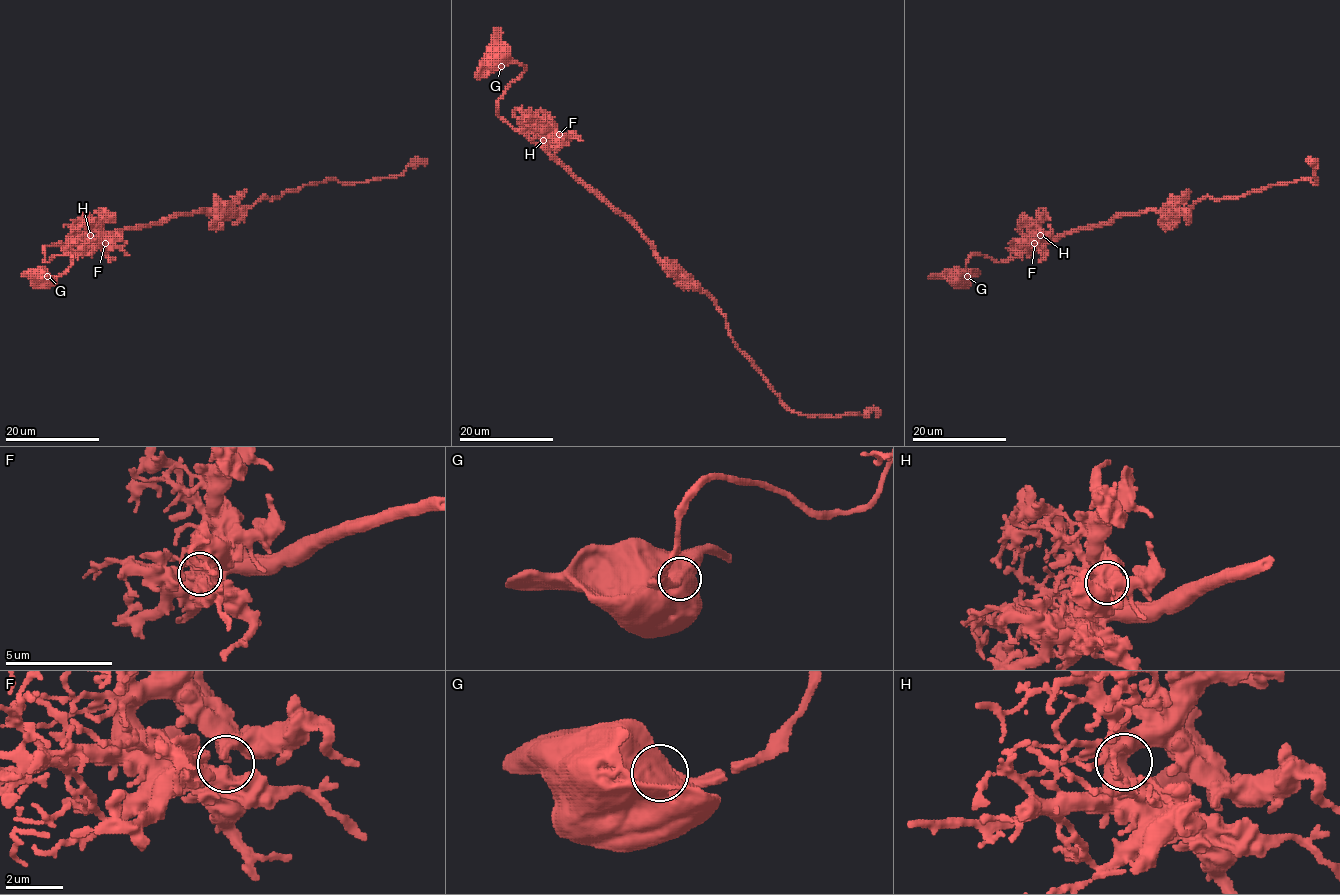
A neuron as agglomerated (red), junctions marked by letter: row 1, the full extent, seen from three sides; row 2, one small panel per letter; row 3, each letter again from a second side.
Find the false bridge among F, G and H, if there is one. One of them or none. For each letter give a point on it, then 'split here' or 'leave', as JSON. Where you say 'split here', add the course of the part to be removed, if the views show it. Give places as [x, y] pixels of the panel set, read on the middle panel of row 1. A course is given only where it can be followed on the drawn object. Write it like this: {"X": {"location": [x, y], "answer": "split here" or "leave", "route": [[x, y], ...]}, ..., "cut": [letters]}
{"F": {"location": [559, 134], "answer": "leave"}, "G": {"location": [501, 66], "answer": "leave"}, "H": {"location": [543, 140], "answer": "leave"}, "cut": []}

